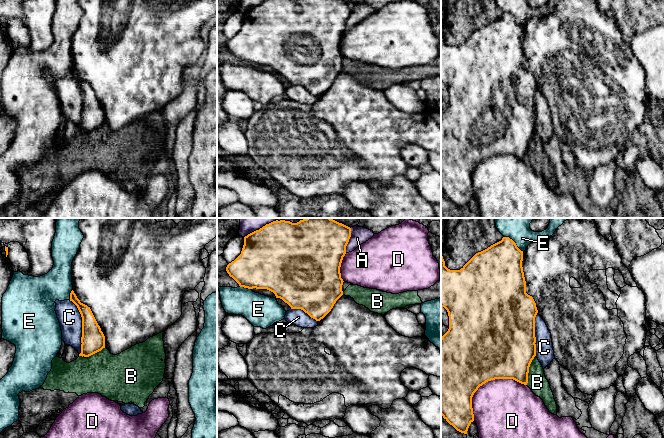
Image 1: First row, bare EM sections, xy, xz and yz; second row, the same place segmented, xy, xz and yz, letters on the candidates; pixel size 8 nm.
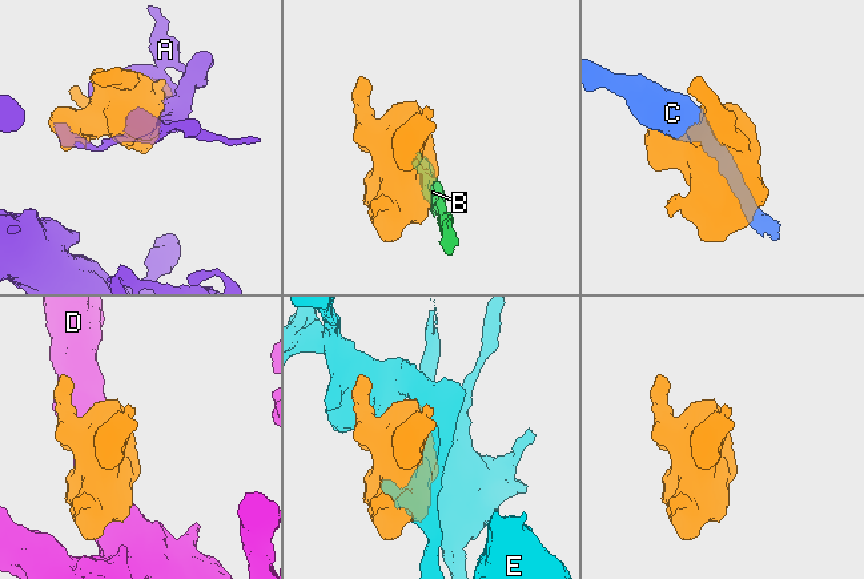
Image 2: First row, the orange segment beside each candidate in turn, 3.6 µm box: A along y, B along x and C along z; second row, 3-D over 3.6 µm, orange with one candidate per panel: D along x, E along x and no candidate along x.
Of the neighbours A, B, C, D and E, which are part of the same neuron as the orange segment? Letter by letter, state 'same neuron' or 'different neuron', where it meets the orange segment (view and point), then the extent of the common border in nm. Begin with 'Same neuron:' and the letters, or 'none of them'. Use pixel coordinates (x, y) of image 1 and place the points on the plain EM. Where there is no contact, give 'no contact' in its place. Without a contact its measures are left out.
Same neuron: none of them
A: different neuron; contact xz (348, 16); length 200 nm
B: different neuron; contact yz (528, 146); length 260 nm
C: different neuron; contact xy (82, 103); length 440 nm
D: different neuron; contact yz (486, 157); length 500 nm
E: different neuron; contact yz (514, 18); length 200 nm

